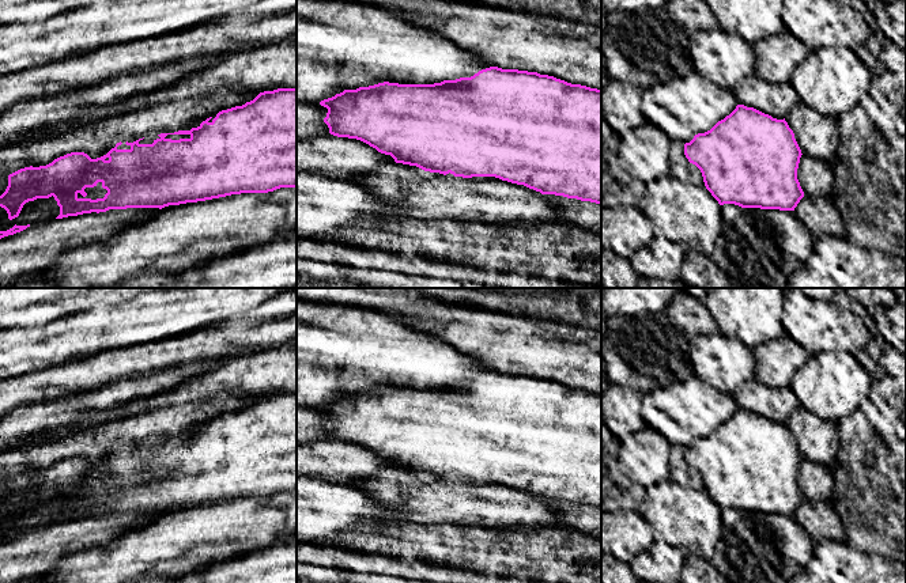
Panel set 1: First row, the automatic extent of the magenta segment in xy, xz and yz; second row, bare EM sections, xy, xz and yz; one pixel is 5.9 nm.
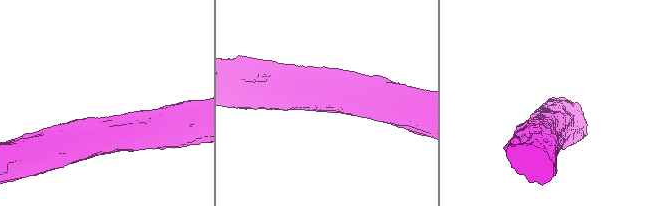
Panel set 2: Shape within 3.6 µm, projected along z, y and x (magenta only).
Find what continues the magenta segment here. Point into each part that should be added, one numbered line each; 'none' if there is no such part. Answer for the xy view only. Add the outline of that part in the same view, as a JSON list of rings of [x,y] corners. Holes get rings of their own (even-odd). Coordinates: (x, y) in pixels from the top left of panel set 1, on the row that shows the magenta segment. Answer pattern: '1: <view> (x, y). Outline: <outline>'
1: xy (97, 192). Outline: [[[98,182],[94,188],[86,188],[84,192],[87,193],[87,196],[83,197],[80,193],[78,193],[78,198],[97,200],[103,198],[107,193],[107,190],[102,188],[102,182]]]

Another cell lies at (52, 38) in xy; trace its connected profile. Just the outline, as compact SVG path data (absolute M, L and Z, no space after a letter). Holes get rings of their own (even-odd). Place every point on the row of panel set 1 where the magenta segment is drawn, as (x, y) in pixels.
M112 0L68 11L44 23L0 26L0 75L68 56L182 31L207 19L239 14L260 0Z

